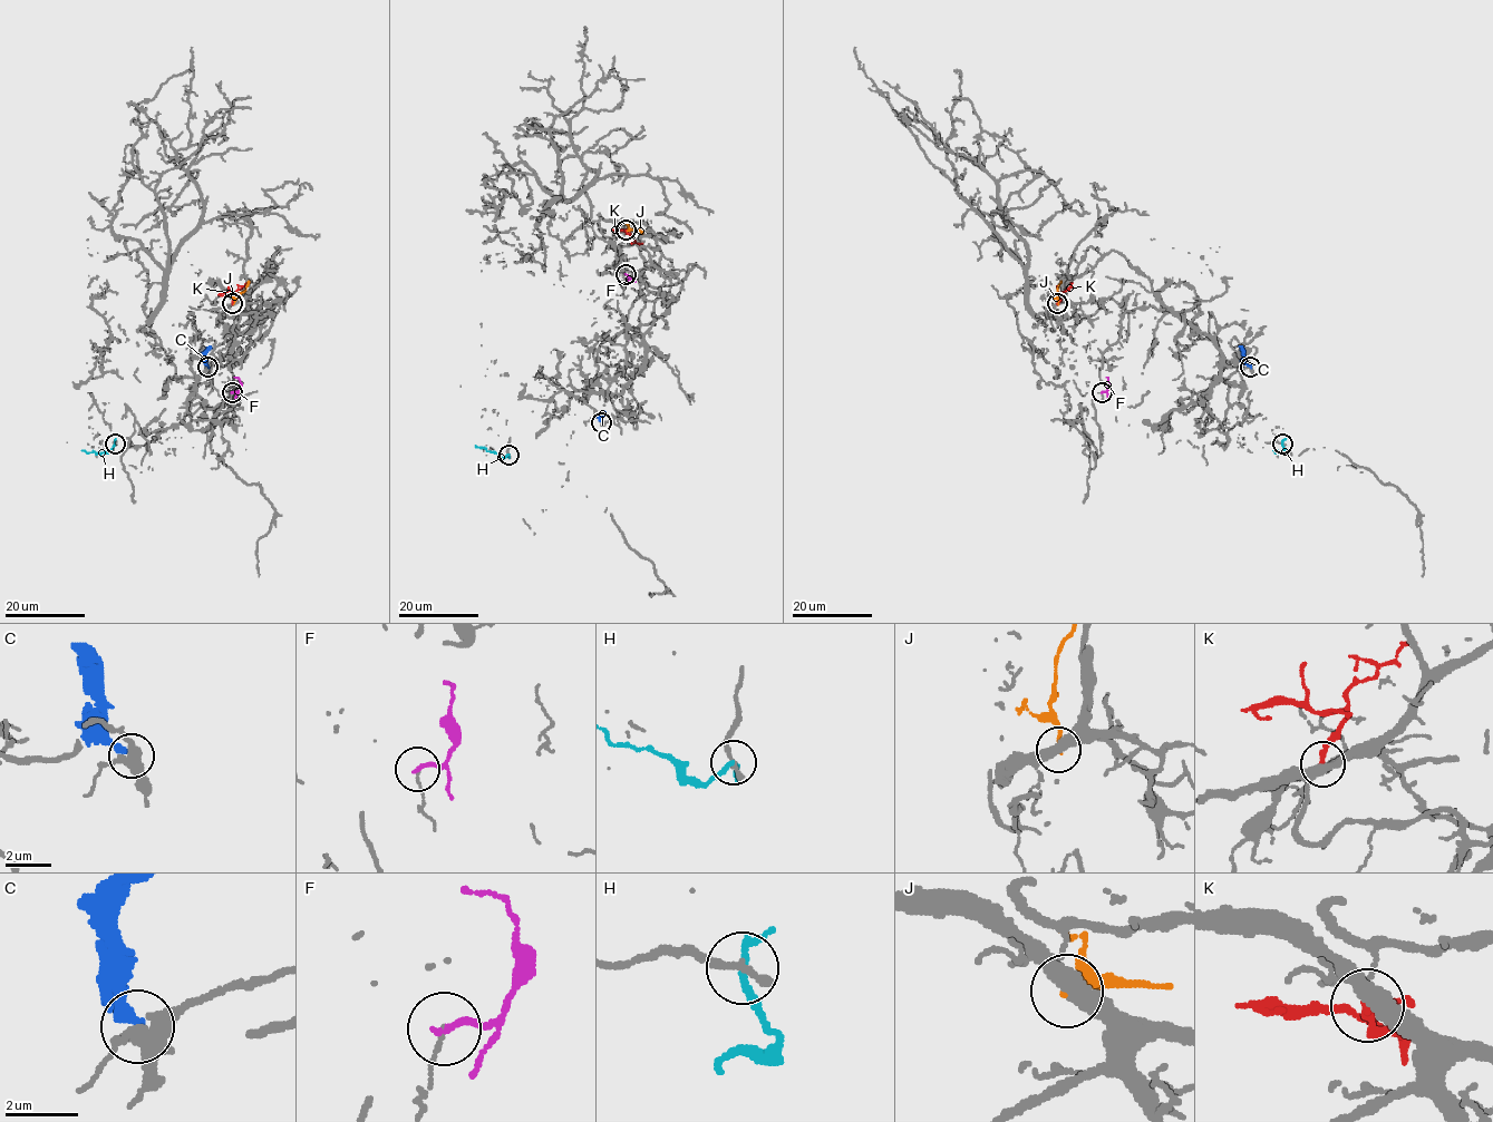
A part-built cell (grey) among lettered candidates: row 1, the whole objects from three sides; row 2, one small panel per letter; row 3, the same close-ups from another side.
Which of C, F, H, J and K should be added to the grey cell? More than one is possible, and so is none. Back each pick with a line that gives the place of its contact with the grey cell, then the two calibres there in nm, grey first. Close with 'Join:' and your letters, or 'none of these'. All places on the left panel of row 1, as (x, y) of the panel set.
Join: none of these

